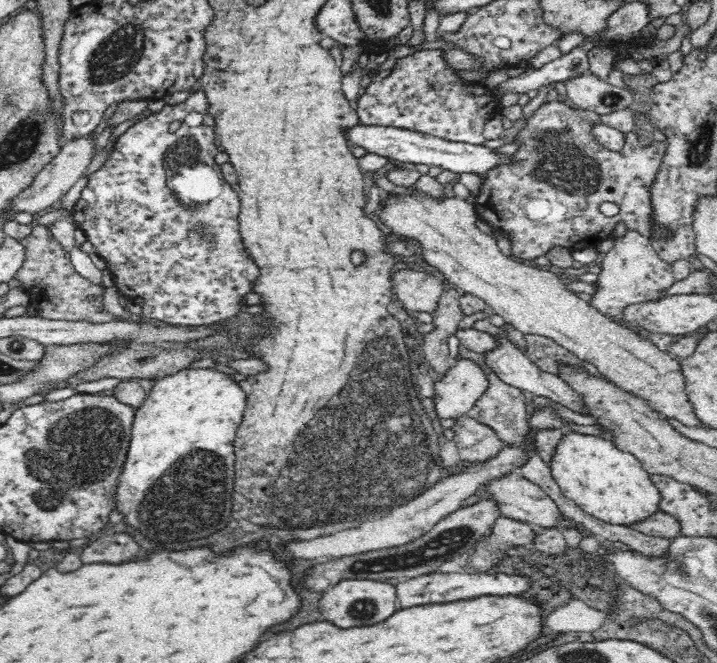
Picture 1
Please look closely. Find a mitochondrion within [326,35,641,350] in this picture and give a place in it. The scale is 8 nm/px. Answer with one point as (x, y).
(559, 160)

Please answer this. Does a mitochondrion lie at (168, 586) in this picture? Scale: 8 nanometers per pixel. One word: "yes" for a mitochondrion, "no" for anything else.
no

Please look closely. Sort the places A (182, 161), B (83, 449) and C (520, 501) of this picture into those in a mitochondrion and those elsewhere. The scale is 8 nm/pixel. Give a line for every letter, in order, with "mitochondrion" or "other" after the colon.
A: mitochondrion
B: mitochondrion
C: other

